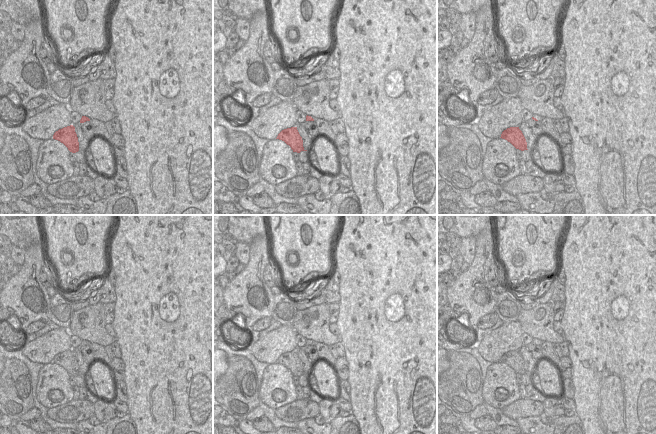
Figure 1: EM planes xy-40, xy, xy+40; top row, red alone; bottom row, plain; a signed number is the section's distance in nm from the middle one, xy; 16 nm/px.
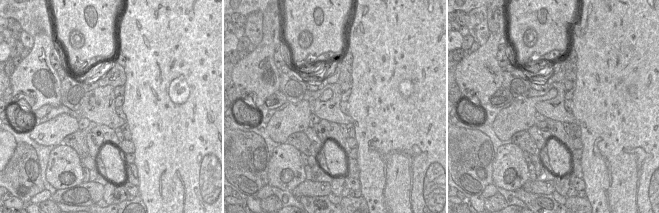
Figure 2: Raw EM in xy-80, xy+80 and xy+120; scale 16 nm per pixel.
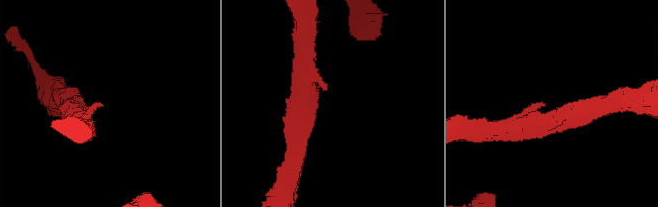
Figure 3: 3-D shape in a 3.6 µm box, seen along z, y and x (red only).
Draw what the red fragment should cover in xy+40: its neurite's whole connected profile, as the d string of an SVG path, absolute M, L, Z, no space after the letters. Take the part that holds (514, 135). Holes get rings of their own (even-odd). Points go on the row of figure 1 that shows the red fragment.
M519 127L507 128L502 132L500 138L510 142L516 149L521 151L528 150L526 139Z

